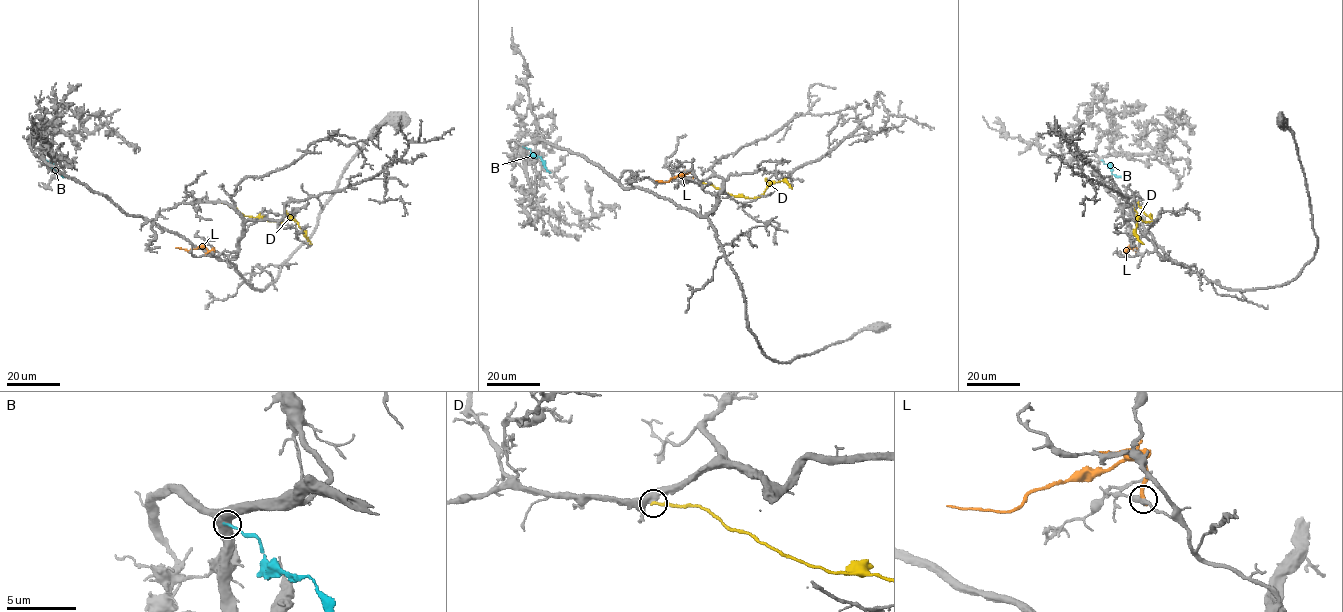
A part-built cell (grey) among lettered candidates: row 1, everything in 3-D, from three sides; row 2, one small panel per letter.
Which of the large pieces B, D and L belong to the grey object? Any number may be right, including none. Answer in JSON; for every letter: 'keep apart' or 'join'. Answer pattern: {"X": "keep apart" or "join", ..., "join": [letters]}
{"B": "keep apart", "D": "keep apart", "L": "keep apart", "join": []}

